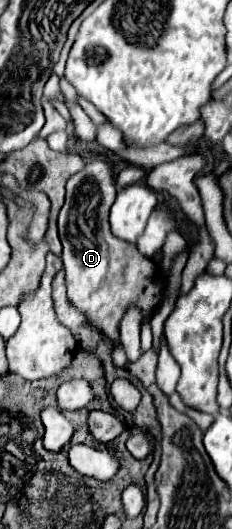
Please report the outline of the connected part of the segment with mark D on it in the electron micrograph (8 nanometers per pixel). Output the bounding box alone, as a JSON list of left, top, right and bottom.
[58,159,168,367]

